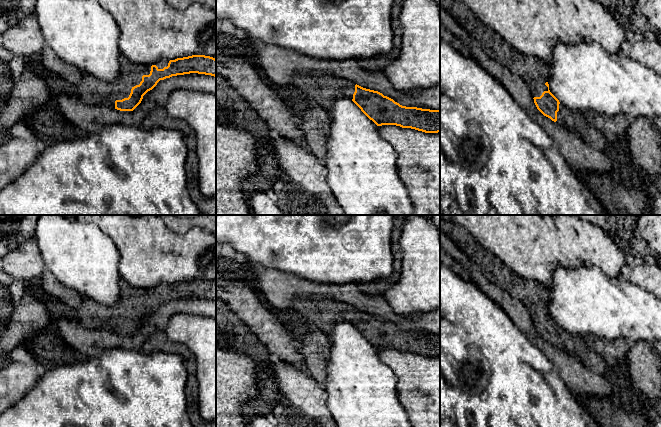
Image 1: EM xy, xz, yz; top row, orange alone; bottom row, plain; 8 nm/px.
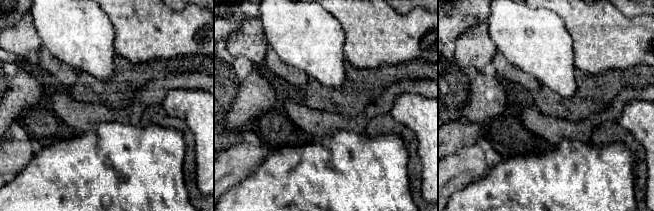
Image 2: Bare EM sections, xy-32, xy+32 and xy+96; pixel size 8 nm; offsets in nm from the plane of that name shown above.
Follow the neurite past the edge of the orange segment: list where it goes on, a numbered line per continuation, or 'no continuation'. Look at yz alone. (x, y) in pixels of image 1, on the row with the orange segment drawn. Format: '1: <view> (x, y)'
1: yz (533, 71)

